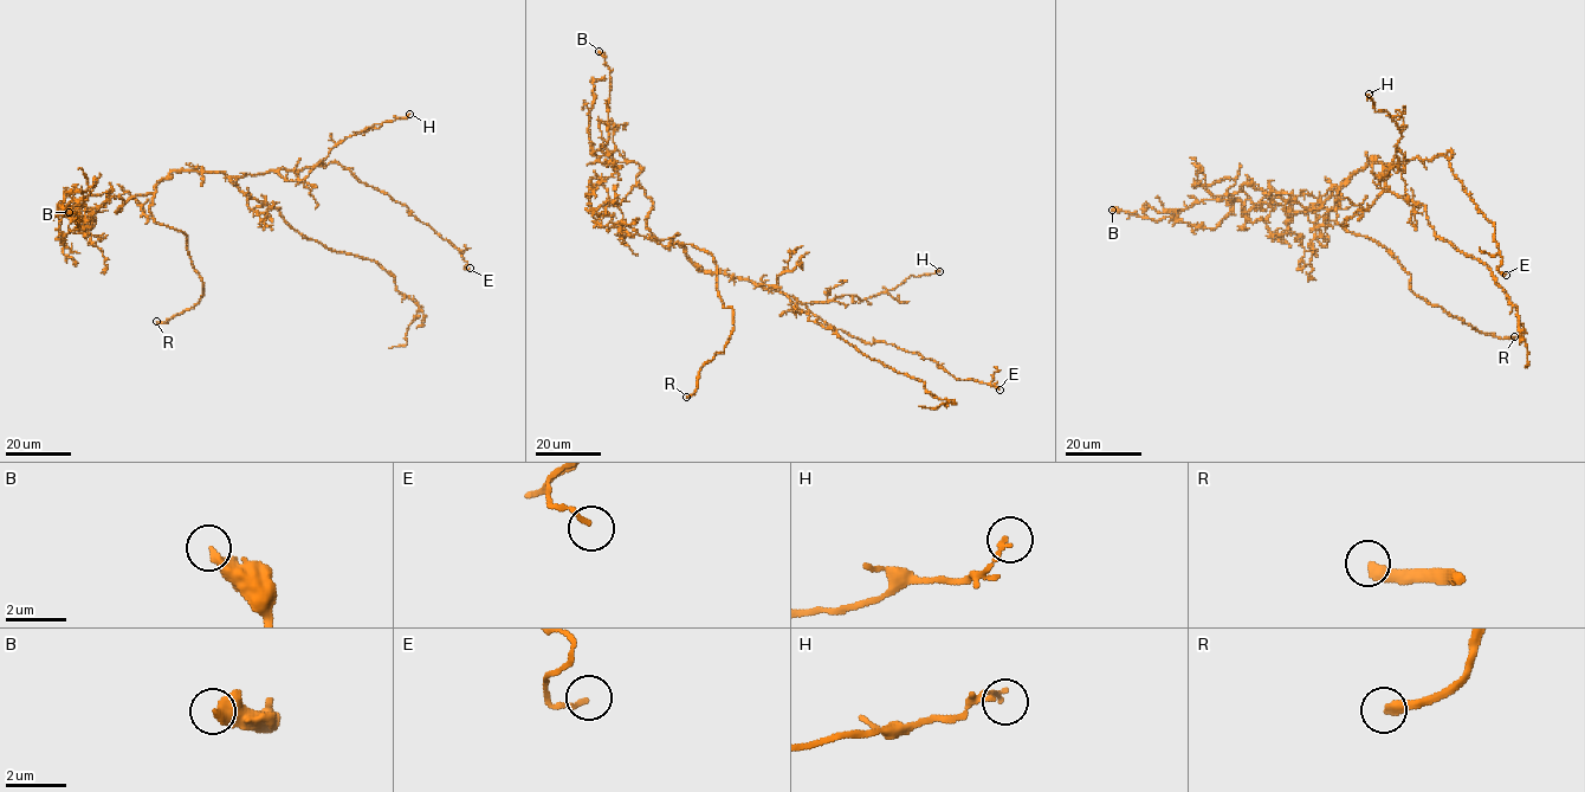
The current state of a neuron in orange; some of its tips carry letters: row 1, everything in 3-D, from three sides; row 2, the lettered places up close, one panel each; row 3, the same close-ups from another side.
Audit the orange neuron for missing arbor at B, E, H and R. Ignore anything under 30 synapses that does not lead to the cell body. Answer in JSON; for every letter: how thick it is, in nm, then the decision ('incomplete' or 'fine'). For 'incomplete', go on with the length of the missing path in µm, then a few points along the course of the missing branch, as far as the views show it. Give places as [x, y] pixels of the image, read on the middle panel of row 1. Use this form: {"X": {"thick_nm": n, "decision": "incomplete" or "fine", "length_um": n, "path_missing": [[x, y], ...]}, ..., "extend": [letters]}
{"B": {"thick_nm": 300, "decision": "fine"}, "E": {"thick_nm": 150, "decision": "fine"}, "H": {"thick_nm": 150, "decision": "fine"}, "R": {"thick_nm": 400, "decision": "incomplete", "length_um": 15, "path_missing": [[686, 397], [673, 398], [649, 420]]}, "extend": ["R"]}

